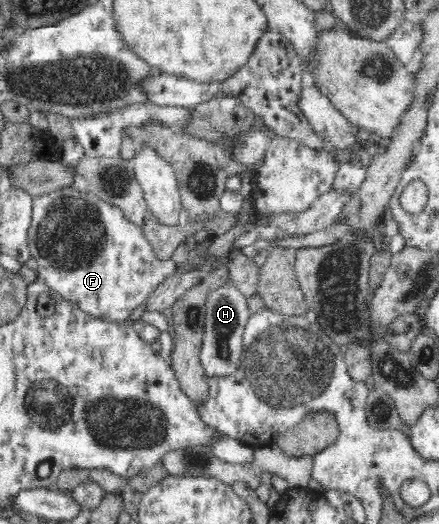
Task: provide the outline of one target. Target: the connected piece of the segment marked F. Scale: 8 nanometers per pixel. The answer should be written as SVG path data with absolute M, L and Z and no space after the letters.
M74 186L35 196L28 248L38 263L38 276L51 290L109 322L131 321L135 307L179 268L172 259L159 261L142 228L123 218L119 209Z

